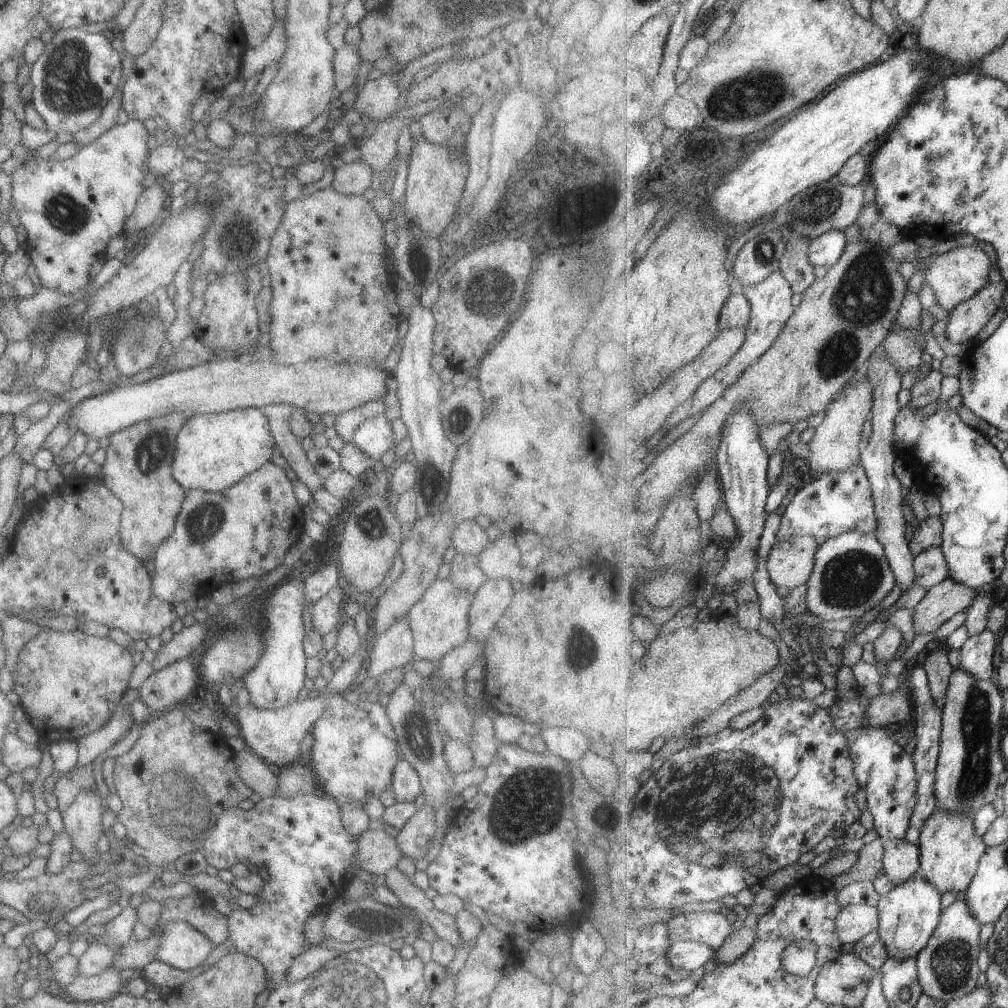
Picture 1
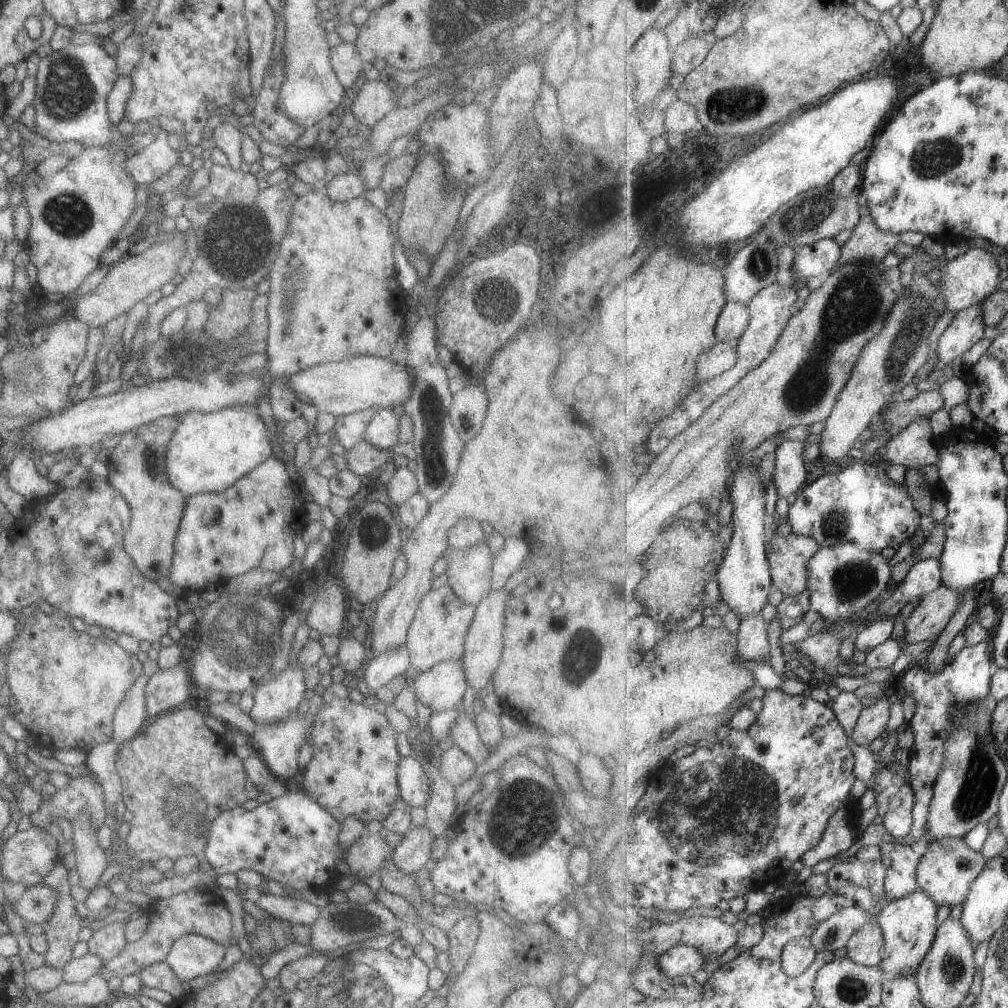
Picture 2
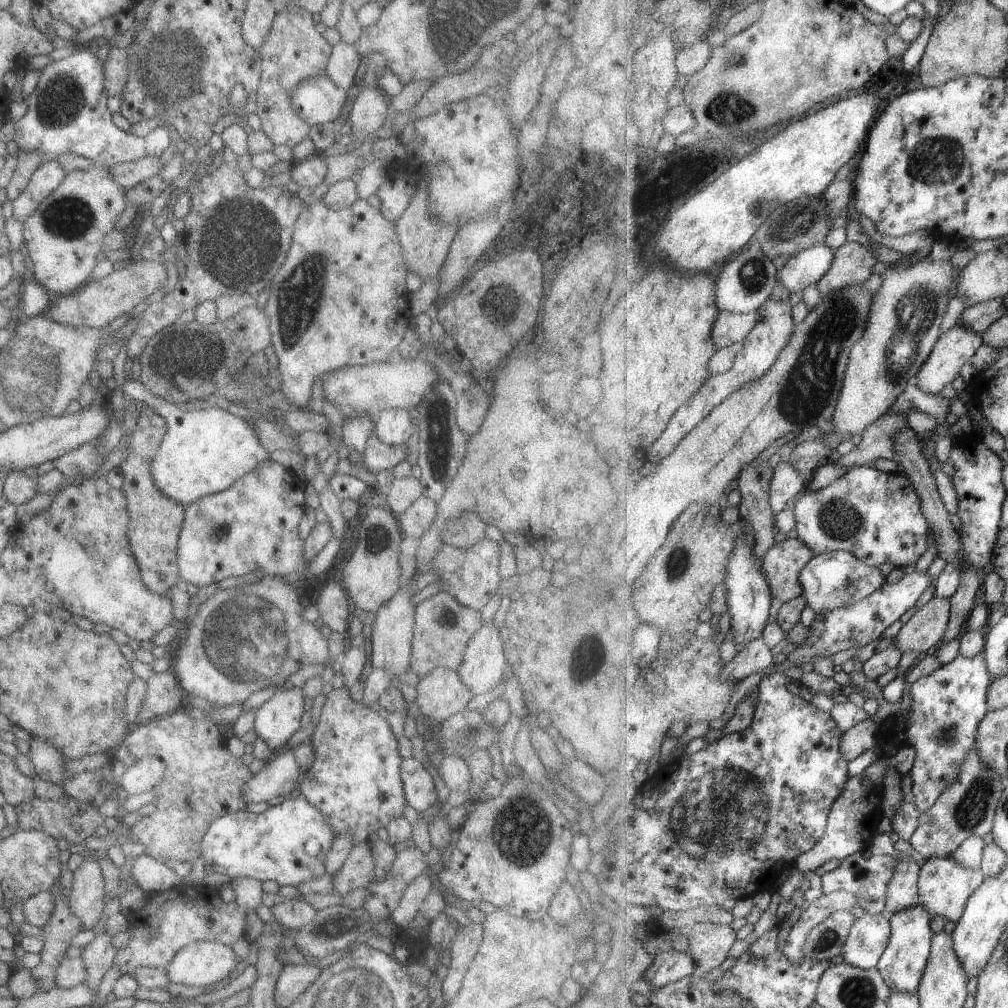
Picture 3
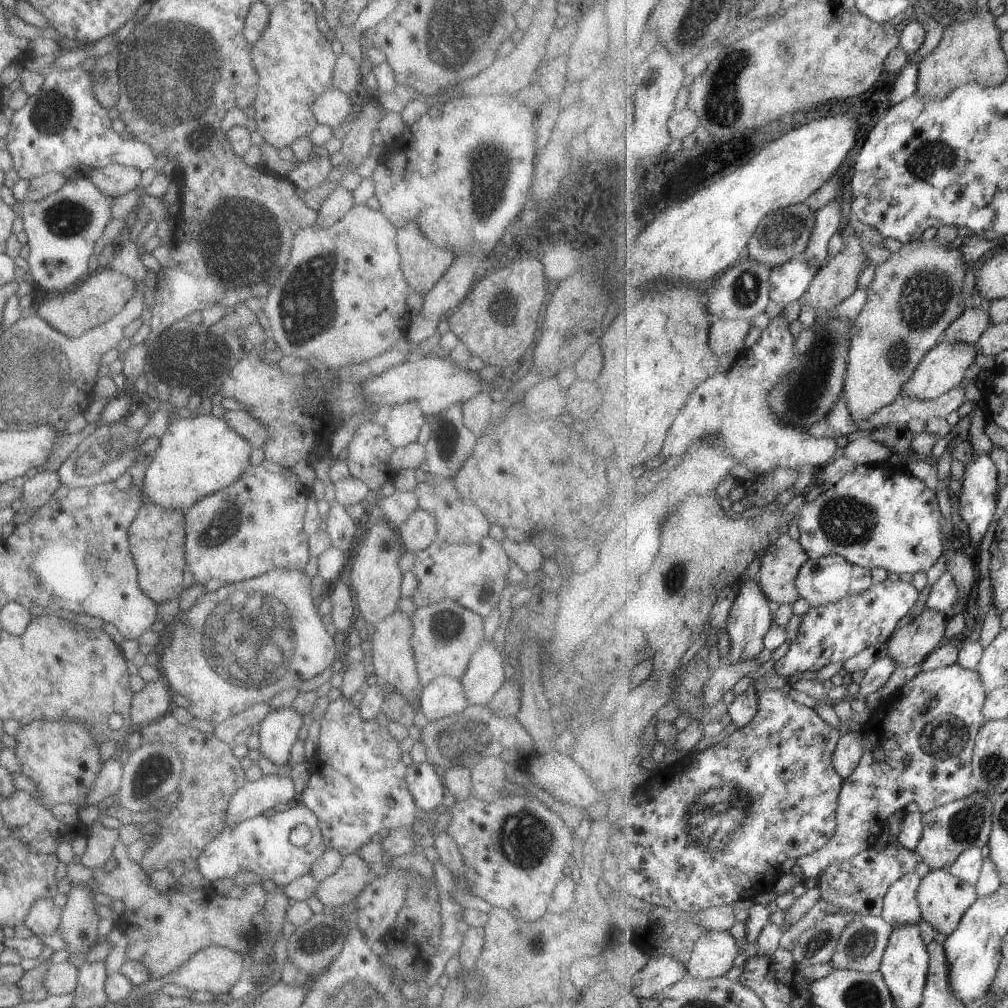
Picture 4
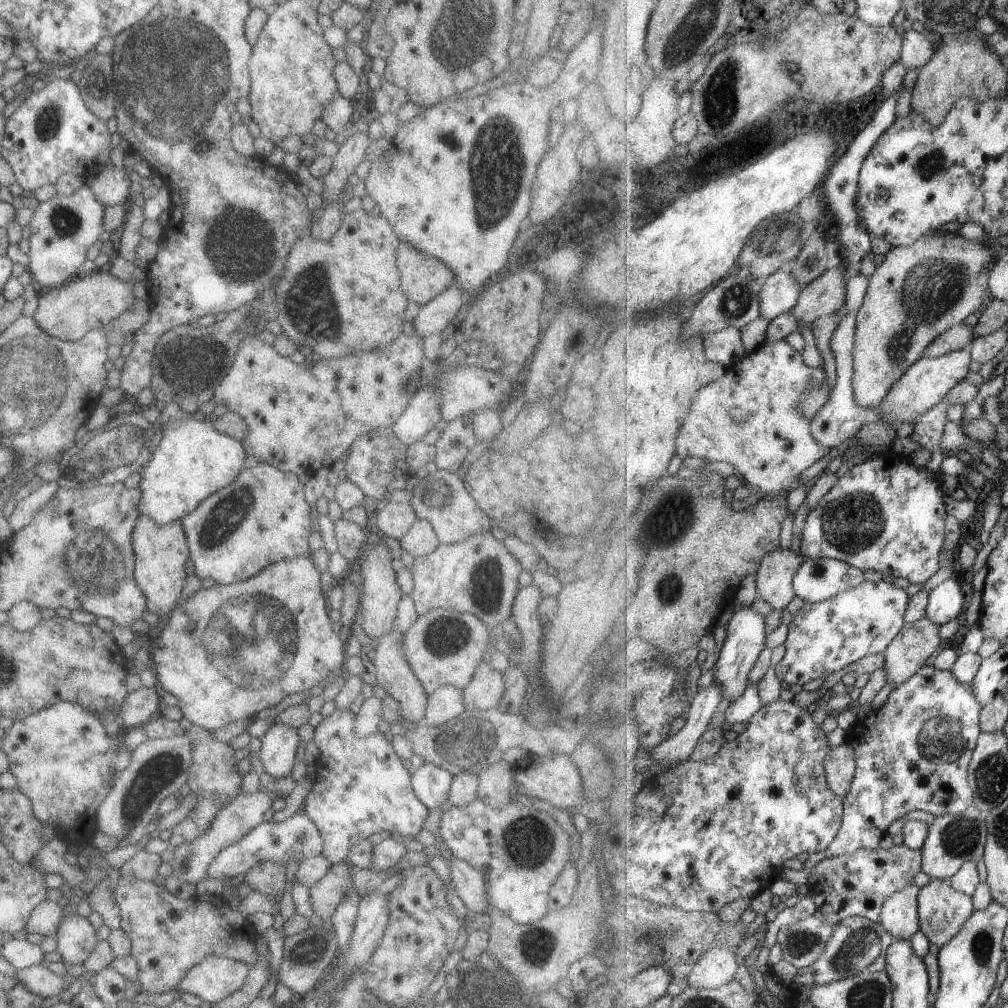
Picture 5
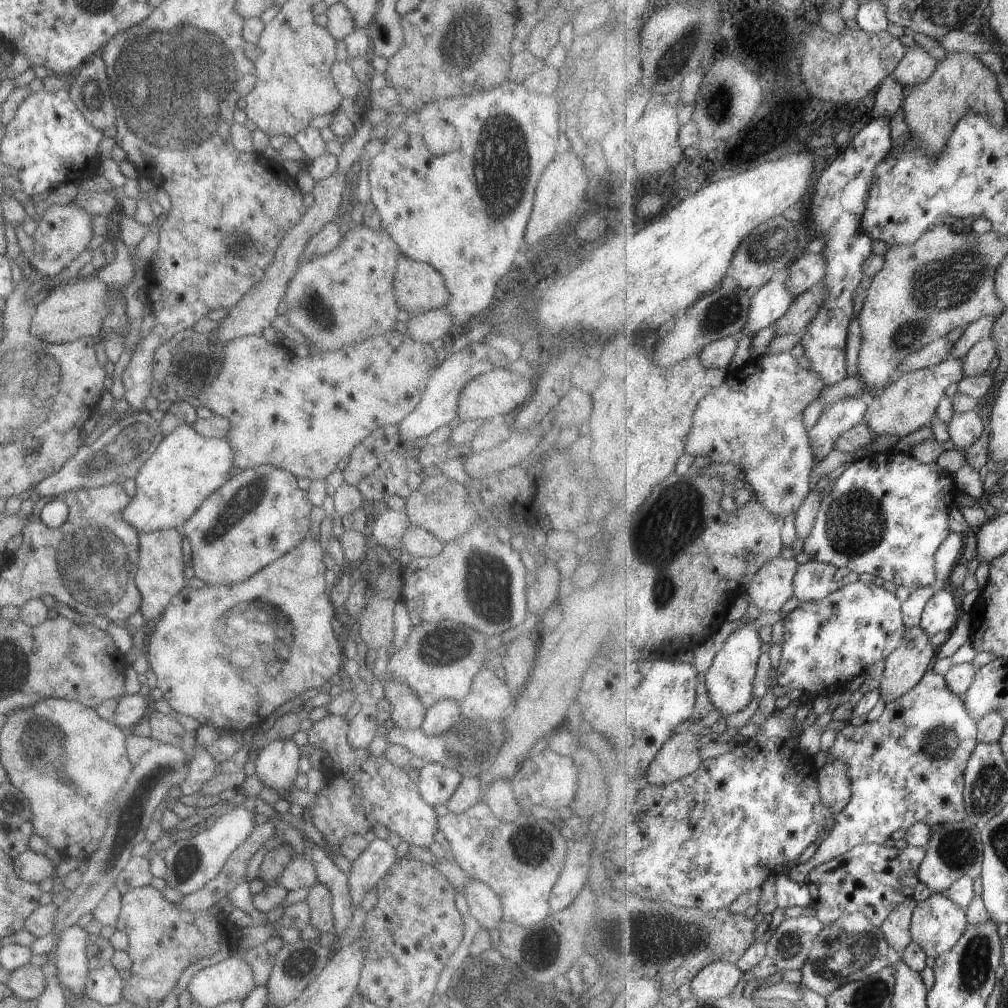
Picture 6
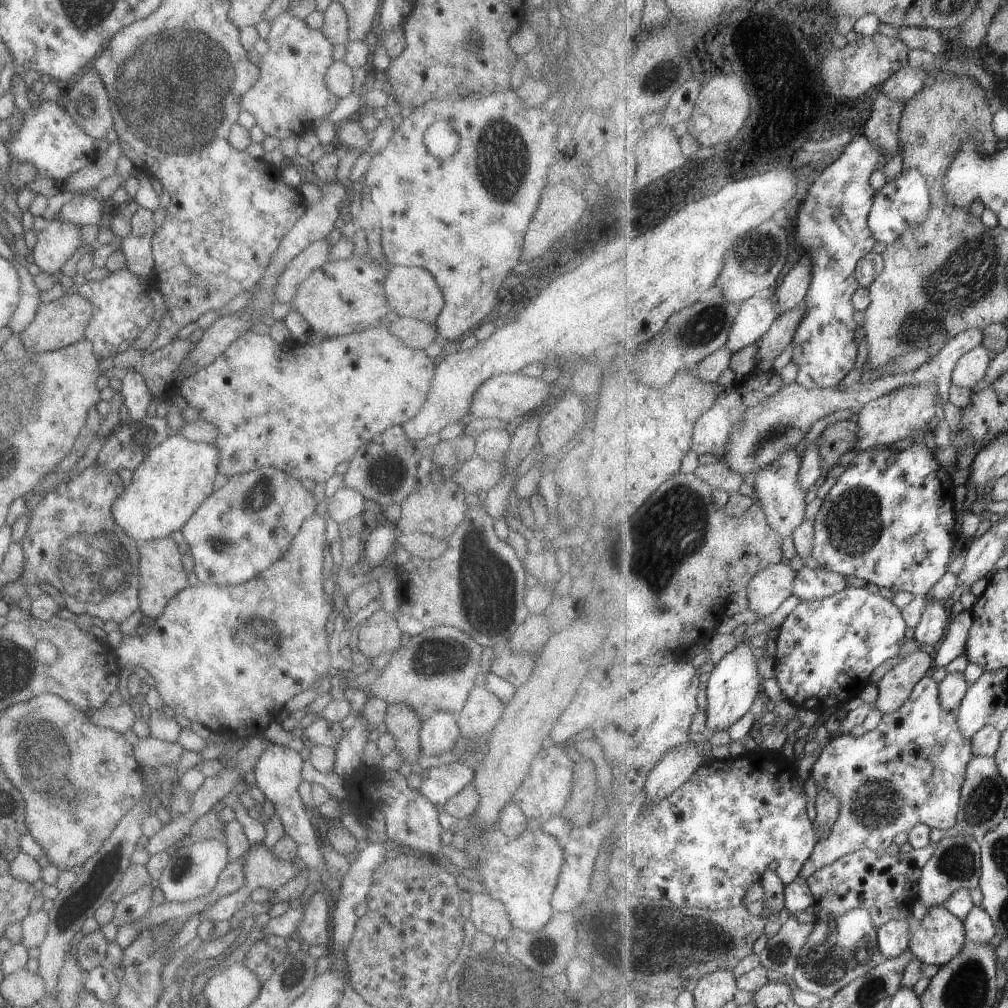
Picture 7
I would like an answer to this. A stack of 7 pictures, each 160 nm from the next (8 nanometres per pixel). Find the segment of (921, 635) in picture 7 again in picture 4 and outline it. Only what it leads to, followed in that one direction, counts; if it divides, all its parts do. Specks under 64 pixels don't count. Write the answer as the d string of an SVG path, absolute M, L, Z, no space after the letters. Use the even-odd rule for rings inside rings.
M949 572L942 574L942 577L931 587L925 606L942 612L947 618L953 618L958 613L956 606L959 601L958 584L954 576Z

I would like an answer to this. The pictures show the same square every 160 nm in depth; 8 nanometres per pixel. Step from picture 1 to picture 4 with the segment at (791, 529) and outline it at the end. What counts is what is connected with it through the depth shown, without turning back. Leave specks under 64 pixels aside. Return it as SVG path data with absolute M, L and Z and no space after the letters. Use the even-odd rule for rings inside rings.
M894 461L880 465L859 465L846 474L835 486L828 488L814 501L805 501L798 509L795 521L799 526L800 543L811 559L819 560L829 555L841 555L856 565L883 568L895 574L927 574L938 563L946 550L944 518L933 492L910 472L897 470Z

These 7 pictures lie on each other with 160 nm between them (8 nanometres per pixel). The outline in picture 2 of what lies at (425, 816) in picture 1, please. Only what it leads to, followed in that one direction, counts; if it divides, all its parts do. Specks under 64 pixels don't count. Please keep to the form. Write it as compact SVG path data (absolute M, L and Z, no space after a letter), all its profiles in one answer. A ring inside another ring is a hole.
M425 826L409 828L402 836L401 842L392 850L390 860L401 872L414 874L430 859L430 844L434 837Z

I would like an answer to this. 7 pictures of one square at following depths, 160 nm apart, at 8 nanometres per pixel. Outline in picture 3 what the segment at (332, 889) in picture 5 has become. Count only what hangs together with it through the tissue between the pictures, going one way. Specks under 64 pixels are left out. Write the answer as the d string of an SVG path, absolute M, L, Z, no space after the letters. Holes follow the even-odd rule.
M366 841L352 846L339 870L332 875L332 894L343 897L351 890L365 889L375 881L370 845L371 843Z

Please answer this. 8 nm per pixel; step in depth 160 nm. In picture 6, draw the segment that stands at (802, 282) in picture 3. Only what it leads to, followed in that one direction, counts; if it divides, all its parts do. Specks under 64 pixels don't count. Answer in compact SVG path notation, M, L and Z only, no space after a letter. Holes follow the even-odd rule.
M776 279L769 281L753 296L748 321L742 334L753 336L763 328L773 326L789 312L795 299L785 282Z

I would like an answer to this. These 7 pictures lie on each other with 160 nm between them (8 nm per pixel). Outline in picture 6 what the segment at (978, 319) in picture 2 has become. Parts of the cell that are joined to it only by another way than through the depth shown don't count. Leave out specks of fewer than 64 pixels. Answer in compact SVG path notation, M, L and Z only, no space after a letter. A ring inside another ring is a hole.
M945 359L938 365L904 373L899 380L887 385L879 394L871 398L864 418L877 436L898 436L900 439L917 432L920 428L929 427L938 412L938 406L945 397L947 388L953 382L964 378L962 359Z

